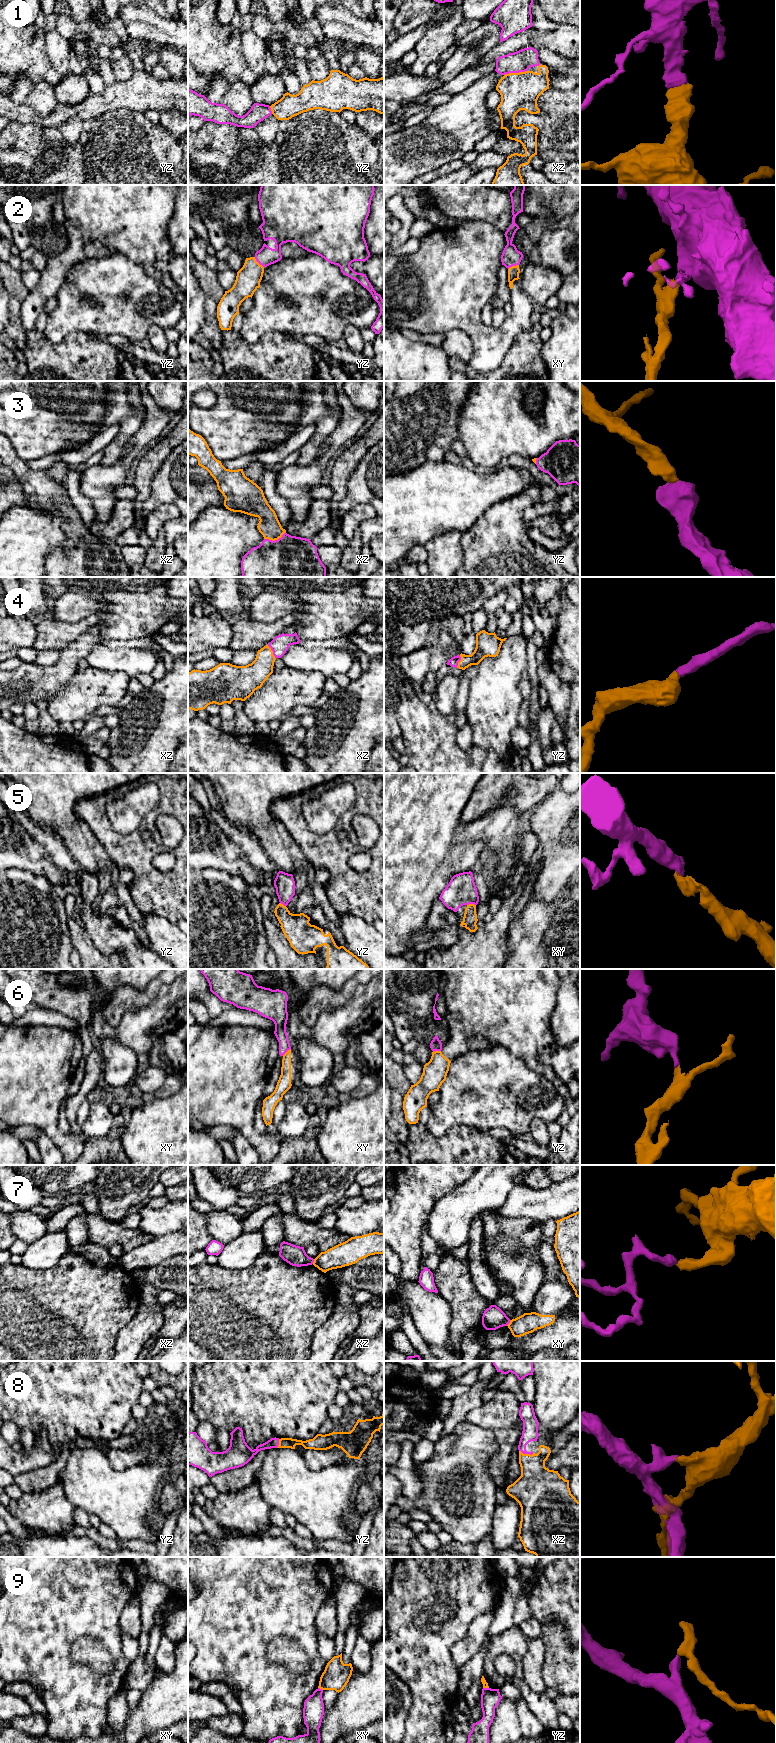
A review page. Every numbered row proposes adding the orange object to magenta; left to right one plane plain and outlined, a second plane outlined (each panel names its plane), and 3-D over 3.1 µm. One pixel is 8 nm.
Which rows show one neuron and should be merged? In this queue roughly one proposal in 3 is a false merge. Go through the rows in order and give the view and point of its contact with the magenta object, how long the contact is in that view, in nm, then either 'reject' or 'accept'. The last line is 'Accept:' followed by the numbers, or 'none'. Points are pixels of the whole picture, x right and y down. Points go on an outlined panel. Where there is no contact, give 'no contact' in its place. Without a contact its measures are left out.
1: meets magenta in xz at (515, 72); contact 190 nm long; accept
2: meets magenta in yz at (258, 262); contact 120 nm long; accept
3: meets magenta in xz at (275, 540); contact 190 nm long; accept
4: meets magenta in xz at (273, 652); contact 130 nm long; accept
5: meets magenta in xy at (471, 903); contact 70 nm long; accept
6: meets magenta in xy at (286, 1051); contact 90 nm long; reject
7: meets magenta in xy at (508, 1323); contact 60 nm long; reject
8: meets magenta in xz at (526, 1453); contact 120 nm long; accept
9: meets magenta in xy at (319, 1688); contact 50 nm long; reject
Accept: 1, 2, 3, 4, 5, 8

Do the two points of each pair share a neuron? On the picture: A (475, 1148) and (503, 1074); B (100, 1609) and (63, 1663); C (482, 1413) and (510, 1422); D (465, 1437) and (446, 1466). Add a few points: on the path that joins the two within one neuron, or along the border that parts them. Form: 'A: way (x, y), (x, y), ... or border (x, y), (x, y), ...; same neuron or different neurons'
A: border (453, 1125), (474, 1125), (476, 1127); different neurons
B: way (85, 1617), (63, 1639), (63, 1648); same neuron
C: way (489, 1415), (499, 1415), (503, 1419); same neuron
D: way (465, 1444), (465, 1447), (453, 1459); same neuron

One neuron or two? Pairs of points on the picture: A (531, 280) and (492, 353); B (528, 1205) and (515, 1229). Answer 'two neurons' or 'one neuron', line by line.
A: two neurons
B: two neurons

